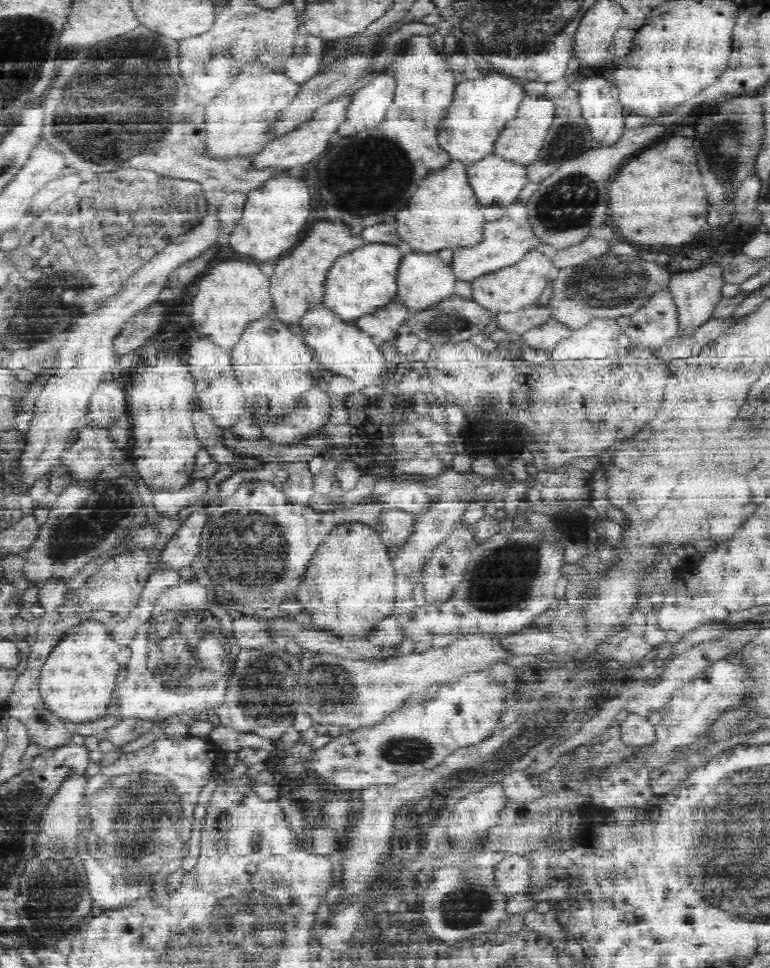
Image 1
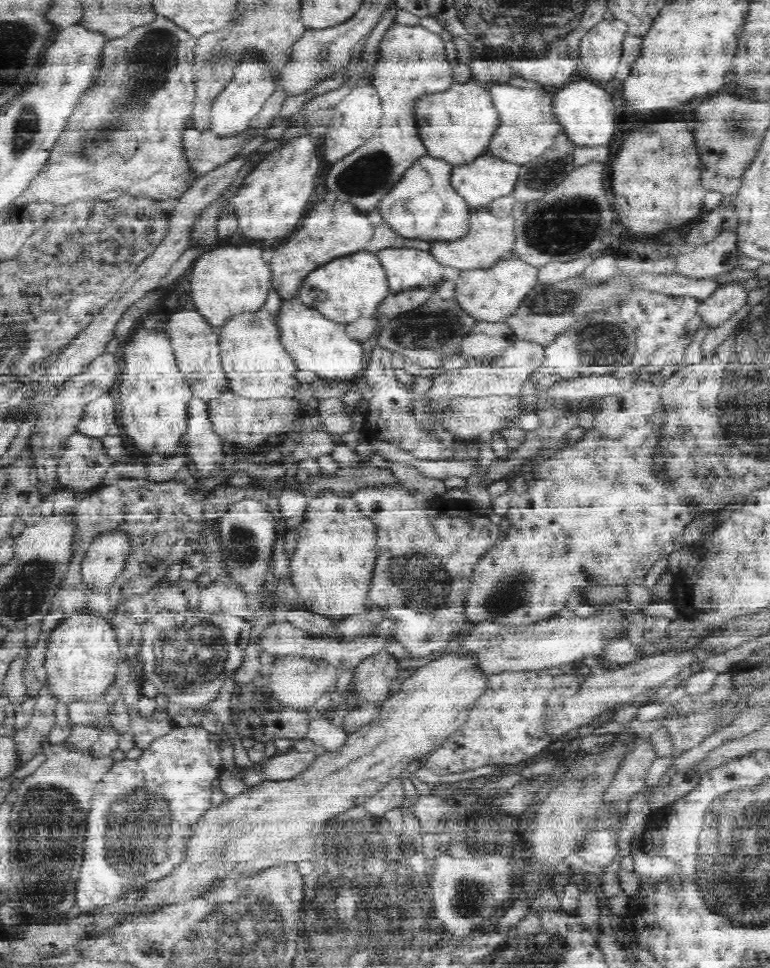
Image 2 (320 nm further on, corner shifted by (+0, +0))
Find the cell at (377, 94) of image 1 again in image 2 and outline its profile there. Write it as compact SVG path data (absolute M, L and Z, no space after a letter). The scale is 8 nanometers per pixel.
M372 84L354 86L350 93L335 107L332 120L333 127L329 129L329 137L325 140L324 156L330 163L350 154L358 146L362 146L368 138L374 136L382 119L382 101L378 98L377 88Z

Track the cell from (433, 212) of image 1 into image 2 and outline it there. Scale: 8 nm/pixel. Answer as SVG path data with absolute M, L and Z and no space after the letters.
M425 156L414 162L408 172L404 173L402 180L390 190L390 194L382 198L382 204L378 208L382 212L383 220L390 225L394 233L407 239L428 242L455 241L468 234L472 208L468 206L462 195L458 196L458 191L452 186L451 176L454 167L446 159L432 158L432 156Z

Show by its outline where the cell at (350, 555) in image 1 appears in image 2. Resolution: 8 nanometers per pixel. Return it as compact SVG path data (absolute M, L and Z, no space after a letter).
M322 494L309 501L306 516L299 526L298 546L289 560L289 577L298 592L296 606L314 614L343 619L366 612L370 606L372 574L378 558L375 525L358 509L354 499Z

